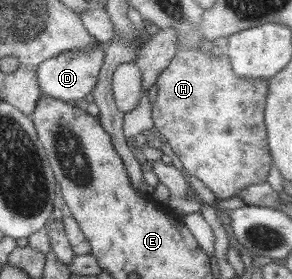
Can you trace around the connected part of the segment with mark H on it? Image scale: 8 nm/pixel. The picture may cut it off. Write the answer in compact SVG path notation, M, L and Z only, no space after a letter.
M178 47L169 65L158 75L158 95L152 104L151 115L157 132L165 136L185 171L202 180L217 199L228 199L251 184L263 183L270 174L273 162L265 127L269 80L236 76L228 55L222 50L220 56L222 57L212 55L209 47Z

